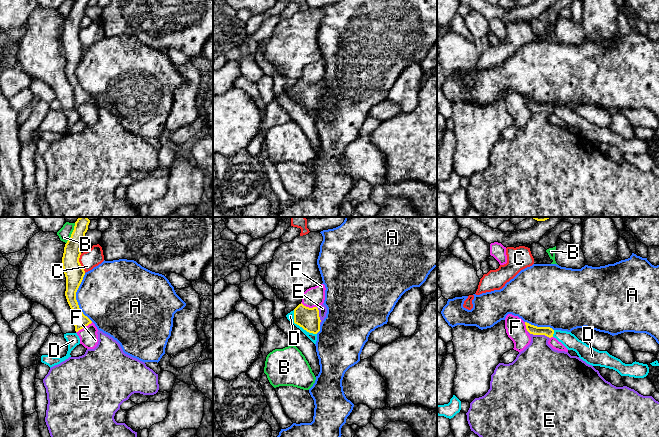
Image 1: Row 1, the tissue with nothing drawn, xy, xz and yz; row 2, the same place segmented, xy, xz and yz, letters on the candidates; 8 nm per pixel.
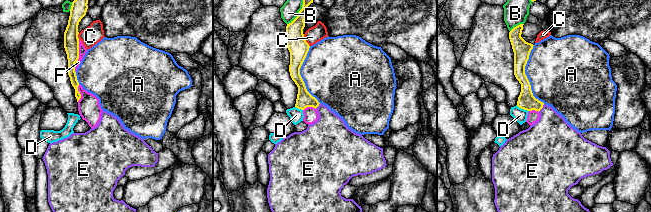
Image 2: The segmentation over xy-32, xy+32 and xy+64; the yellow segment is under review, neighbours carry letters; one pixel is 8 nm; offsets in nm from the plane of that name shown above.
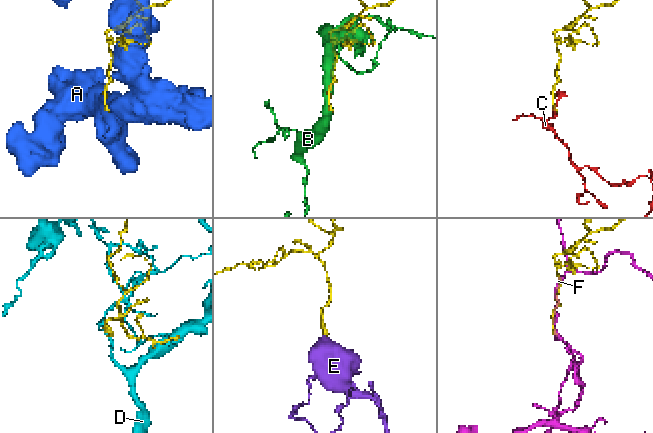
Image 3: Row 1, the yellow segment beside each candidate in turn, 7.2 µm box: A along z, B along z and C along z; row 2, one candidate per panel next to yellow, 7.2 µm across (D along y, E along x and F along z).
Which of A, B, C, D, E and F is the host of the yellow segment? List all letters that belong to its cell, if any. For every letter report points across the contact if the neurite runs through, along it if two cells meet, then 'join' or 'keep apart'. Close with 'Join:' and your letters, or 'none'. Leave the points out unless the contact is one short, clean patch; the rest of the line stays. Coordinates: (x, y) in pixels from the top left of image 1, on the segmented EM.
A: keep apart
B: keep apart
C: along xy (80, 253), (79, 263), (85, 272) | keep apart
D: keep apart
E: across yz (547, 331), (543, 334), (538, 334), (539, 365) | join
F: keep apart
Join: E

